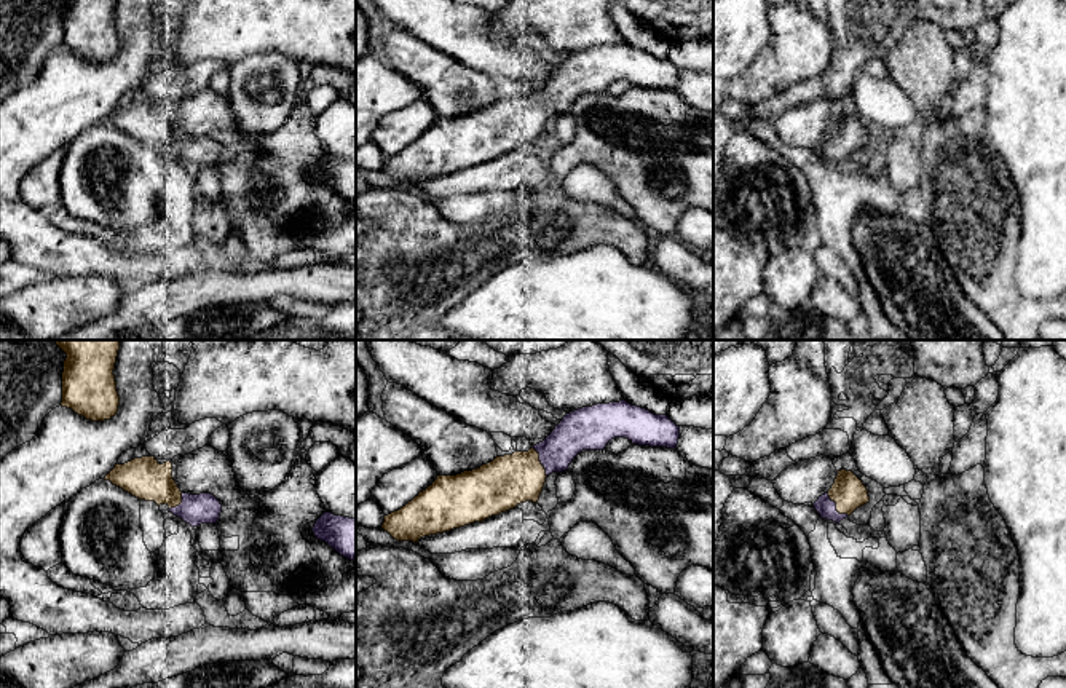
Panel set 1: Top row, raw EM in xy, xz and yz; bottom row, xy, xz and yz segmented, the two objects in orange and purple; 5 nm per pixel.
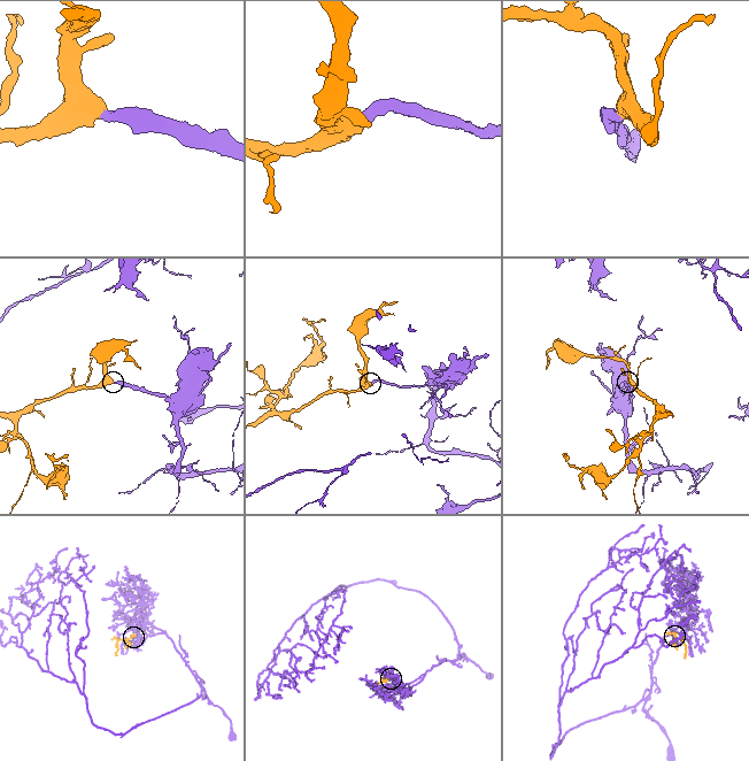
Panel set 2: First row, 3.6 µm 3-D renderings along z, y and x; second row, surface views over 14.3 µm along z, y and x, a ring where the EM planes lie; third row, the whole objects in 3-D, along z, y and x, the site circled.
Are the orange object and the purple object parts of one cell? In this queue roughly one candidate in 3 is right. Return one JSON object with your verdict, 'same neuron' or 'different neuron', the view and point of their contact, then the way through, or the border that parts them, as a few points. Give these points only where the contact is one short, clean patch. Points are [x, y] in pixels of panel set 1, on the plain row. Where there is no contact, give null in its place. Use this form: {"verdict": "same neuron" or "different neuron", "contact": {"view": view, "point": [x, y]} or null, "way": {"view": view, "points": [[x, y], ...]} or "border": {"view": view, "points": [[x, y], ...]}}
{"verdict": "same neuron", "contact": {"view": "yz", "point": [837, 149]}}

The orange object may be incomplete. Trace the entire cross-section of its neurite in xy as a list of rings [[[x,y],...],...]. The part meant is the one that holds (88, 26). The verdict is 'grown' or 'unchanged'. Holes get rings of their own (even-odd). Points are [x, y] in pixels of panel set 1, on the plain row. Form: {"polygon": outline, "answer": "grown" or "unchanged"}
{"polygon": [[[65,0],[61,48],[91,64],[115,59],[120,48],[115,5],[116,0]]], "answer": "unchanged"}

